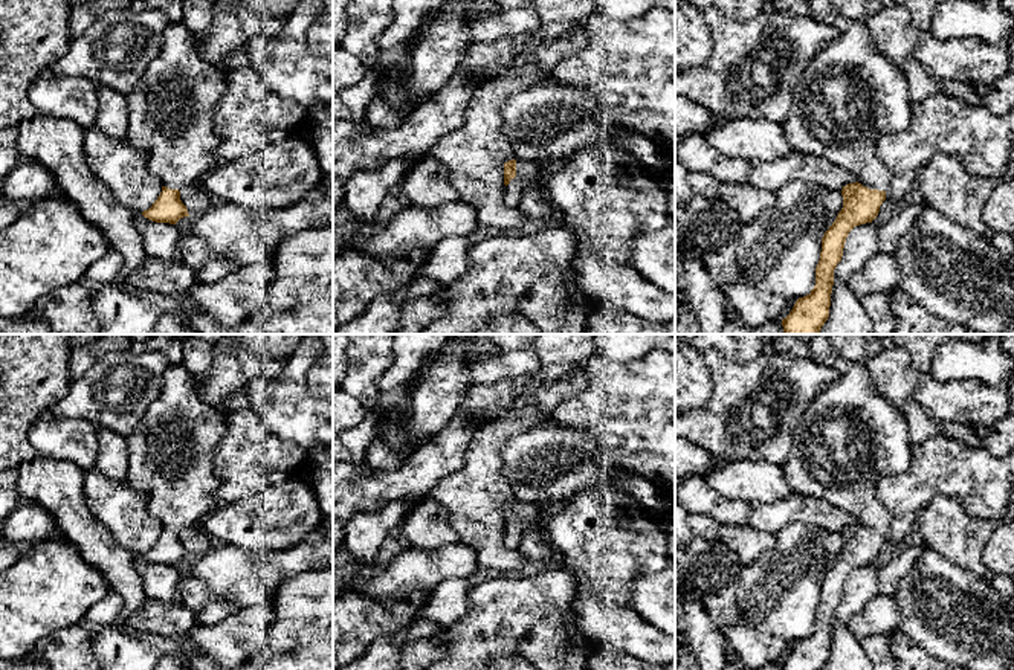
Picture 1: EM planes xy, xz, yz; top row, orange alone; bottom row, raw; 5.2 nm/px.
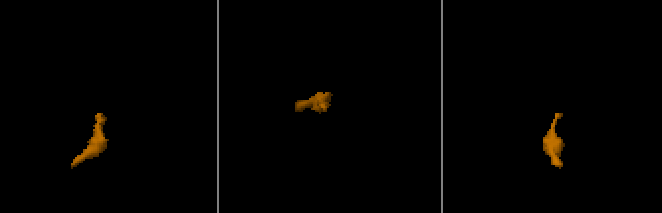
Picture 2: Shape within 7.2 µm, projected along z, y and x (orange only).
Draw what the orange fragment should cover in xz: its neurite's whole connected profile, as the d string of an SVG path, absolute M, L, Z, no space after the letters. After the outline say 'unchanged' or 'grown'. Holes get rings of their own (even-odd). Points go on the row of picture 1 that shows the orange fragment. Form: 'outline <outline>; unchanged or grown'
outline M509 160L504 163L504 200L512 208L518 208L525 186L536 176L538 166L534 162L527 160Z; grown

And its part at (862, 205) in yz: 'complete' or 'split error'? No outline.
split error

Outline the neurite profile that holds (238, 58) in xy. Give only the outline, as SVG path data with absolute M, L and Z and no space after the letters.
M240 47L231 53L228 53L223 61L217 66L221 72L229 72L234 69L250 66L250 58L247 47Z

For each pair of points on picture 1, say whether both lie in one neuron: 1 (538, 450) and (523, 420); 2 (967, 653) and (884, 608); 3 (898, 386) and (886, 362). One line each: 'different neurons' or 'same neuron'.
1: different neurons
2: different neurons
3: same neuron

